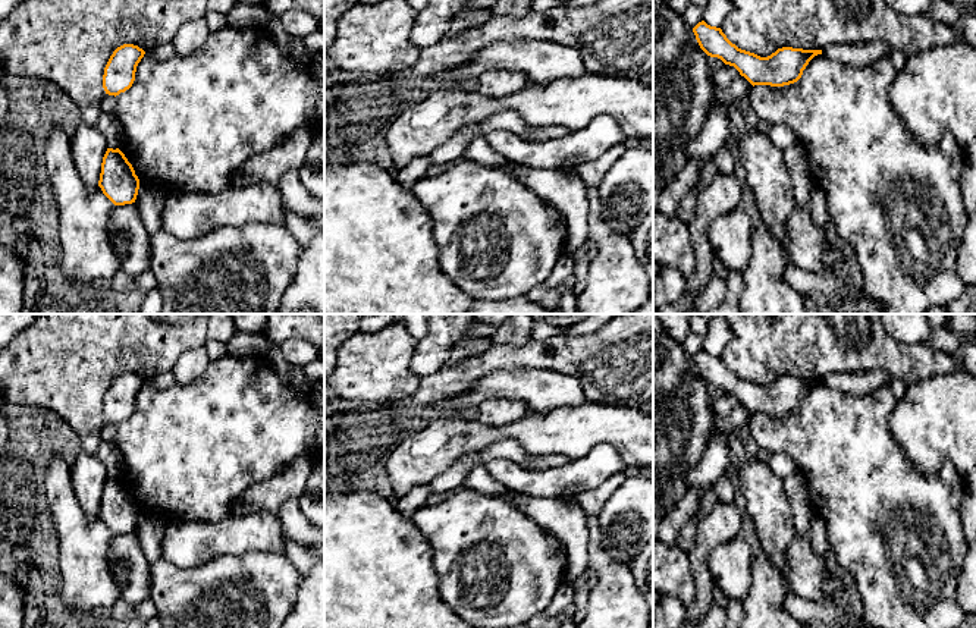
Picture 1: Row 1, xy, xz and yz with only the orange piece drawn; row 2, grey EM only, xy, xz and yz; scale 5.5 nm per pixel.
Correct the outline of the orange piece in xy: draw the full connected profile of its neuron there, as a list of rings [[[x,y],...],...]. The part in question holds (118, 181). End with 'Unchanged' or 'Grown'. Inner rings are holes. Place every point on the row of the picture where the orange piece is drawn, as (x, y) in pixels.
[[[107,148],[101,163],[98,186],[114,205],[135,202],[139,179],[119,148]]]. Unchanged

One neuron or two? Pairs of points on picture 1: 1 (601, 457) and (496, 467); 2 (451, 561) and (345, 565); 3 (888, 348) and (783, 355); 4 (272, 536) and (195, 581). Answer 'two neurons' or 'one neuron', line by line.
1: one neuron
2: two neurons
3: one neuron
4: two neurons

